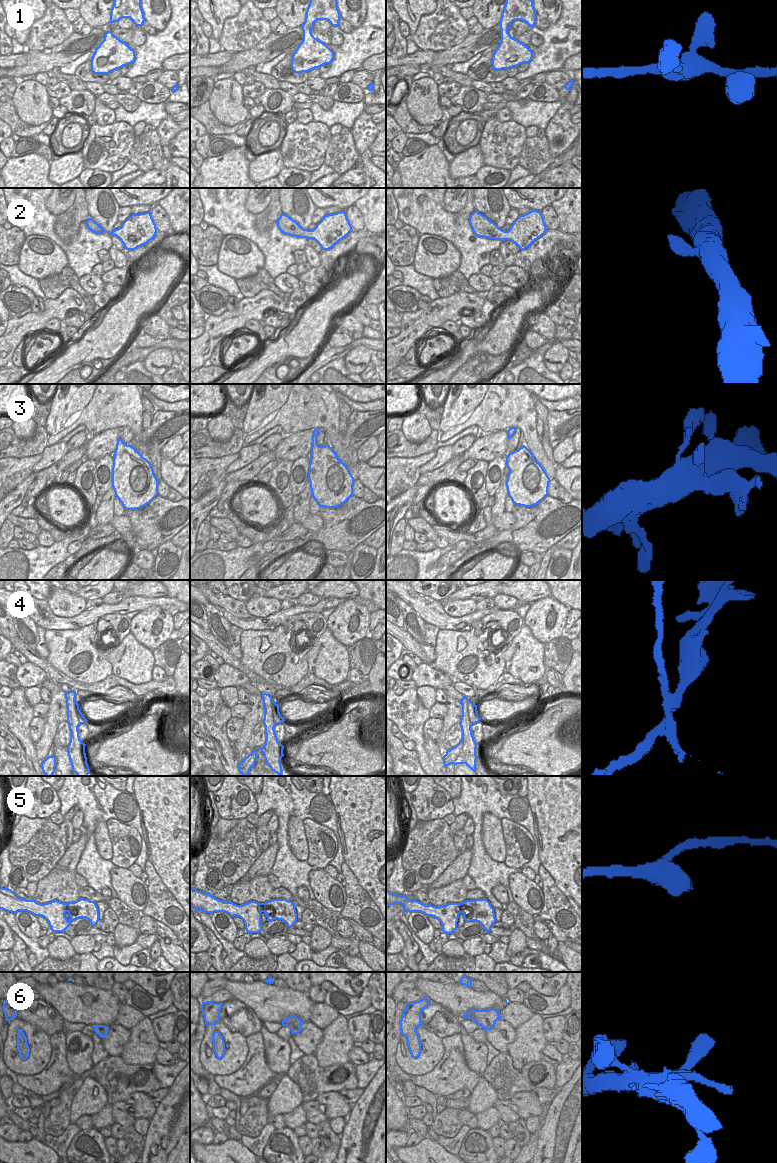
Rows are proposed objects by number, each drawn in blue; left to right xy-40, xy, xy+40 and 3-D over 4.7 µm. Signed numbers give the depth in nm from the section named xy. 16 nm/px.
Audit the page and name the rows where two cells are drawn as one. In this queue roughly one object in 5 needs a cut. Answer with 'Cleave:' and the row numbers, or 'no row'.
Cleave: 4

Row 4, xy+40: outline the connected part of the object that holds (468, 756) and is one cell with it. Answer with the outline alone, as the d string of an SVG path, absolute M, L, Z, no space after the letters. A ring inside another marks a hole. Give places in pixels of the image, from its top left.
M464 695L460 700L462 705L462 716L459 724L462 730L463 749L461 755L458 756L457 760L454 762L454 765L466 764L472 771L476 772L477 743L474 740L471 730L472 724L468 713L468 701L469 699Z

